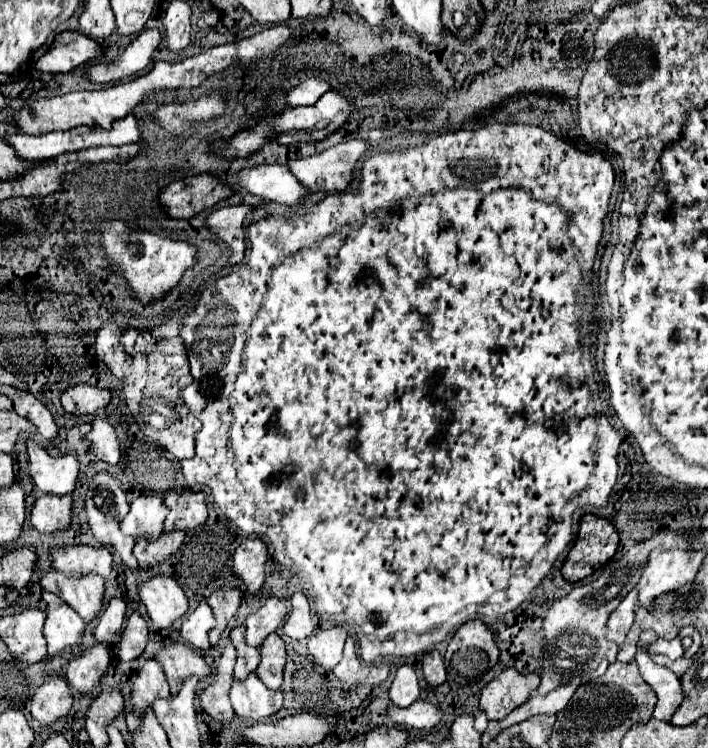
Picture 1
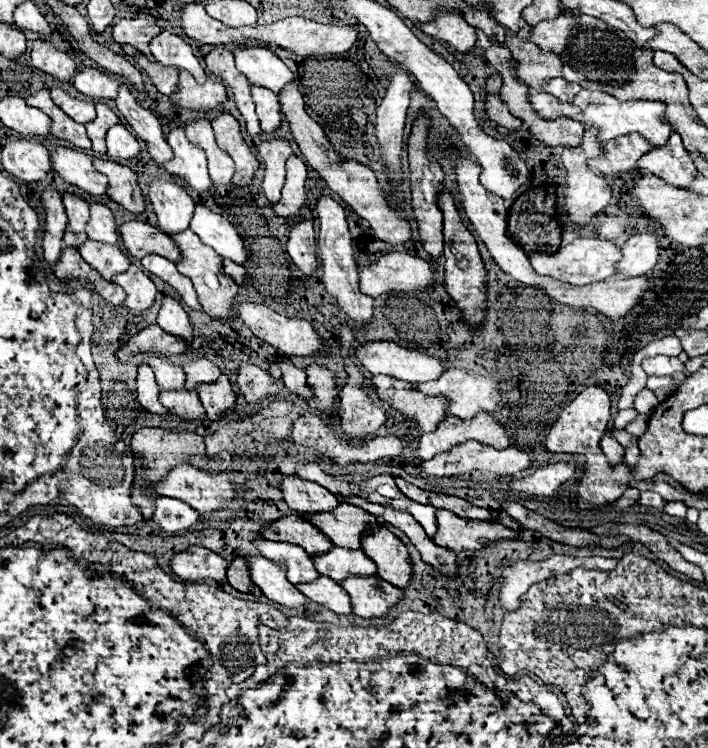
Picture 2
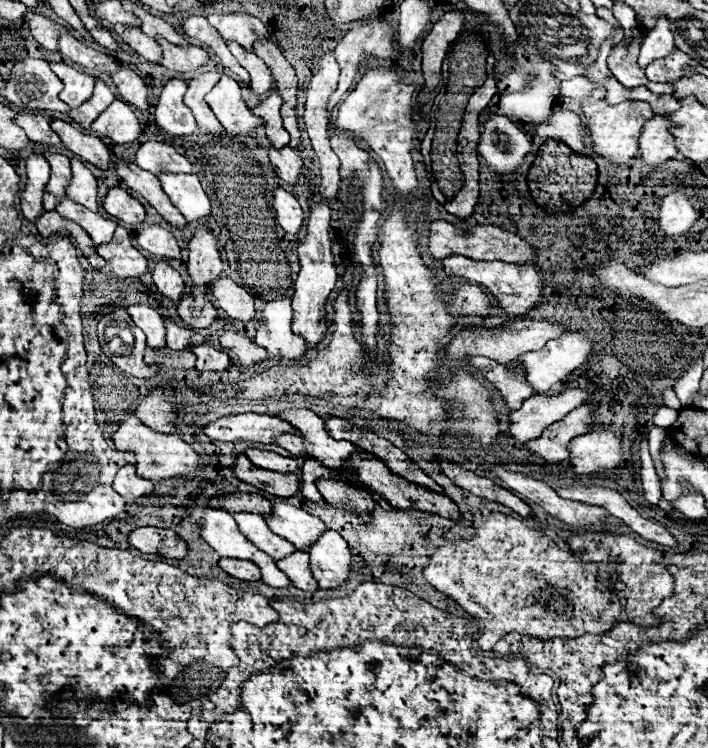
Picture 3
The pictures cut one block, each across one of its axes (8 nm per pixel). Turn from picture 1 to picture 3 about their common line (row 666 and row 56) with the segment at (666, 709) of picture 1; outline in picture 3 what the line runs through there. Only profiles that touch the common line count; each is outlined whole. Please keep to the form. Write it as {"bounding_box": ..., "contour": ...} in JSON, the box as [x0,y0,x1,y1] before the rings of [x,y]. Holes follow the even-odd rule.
{"bounding_box":[638,18,674,68],"contour":[[[658,18],[656,28],[652,28],[642,42],[638,64],[640,64],[640,68],[646,68],[654,60],[666,58],[672,52],[674,52],[674,38],[670,32],[670,22],[664,18],[662,20]]]}

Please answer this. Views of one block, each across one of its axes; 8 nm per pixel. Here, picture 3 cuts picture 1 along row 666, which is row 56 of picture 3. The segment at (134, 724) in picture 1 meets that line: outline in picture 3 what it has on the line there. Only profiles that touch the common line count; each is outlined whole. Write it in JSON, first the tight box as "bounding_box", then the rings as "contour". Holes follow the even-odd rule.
{"bounding_box":[114,24,162,62],"contour":[[[116,24],[114,30],[116,30],[116,34],[118,34],[136,54],[140,54],[144,60],[148,60],[148,62],[160,62],[160,56],[162,56],[160,44],[158,44],[154,38],[146,36],[140,28]]]}

